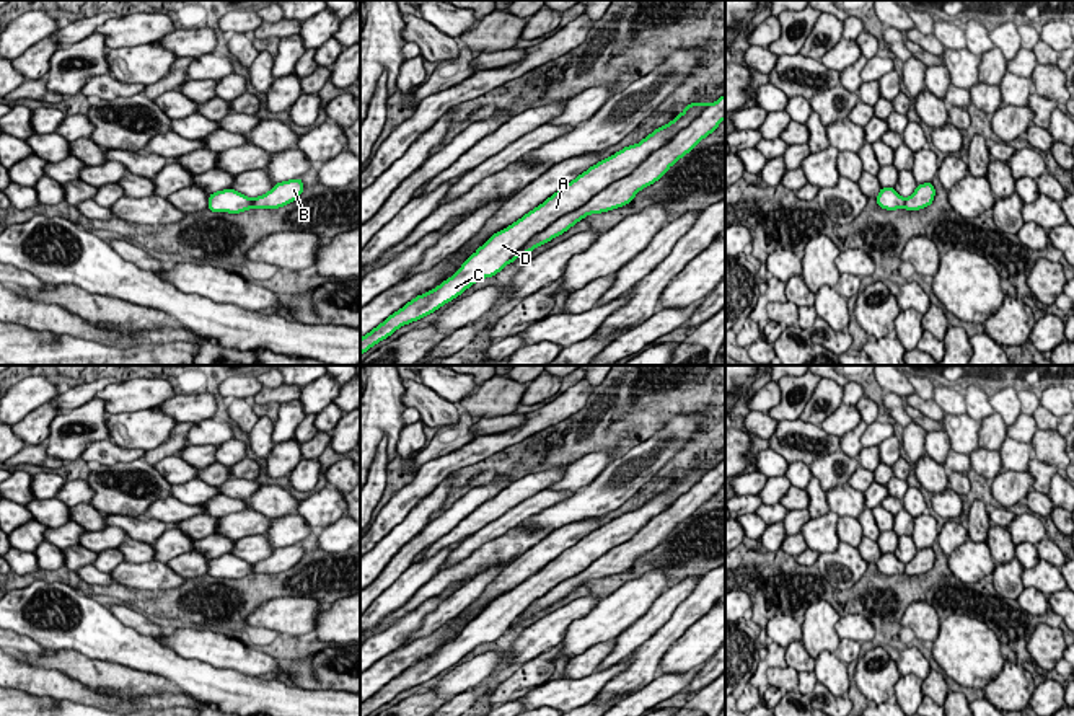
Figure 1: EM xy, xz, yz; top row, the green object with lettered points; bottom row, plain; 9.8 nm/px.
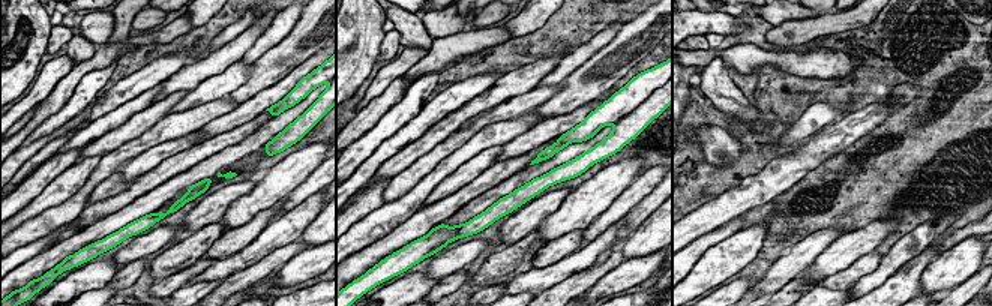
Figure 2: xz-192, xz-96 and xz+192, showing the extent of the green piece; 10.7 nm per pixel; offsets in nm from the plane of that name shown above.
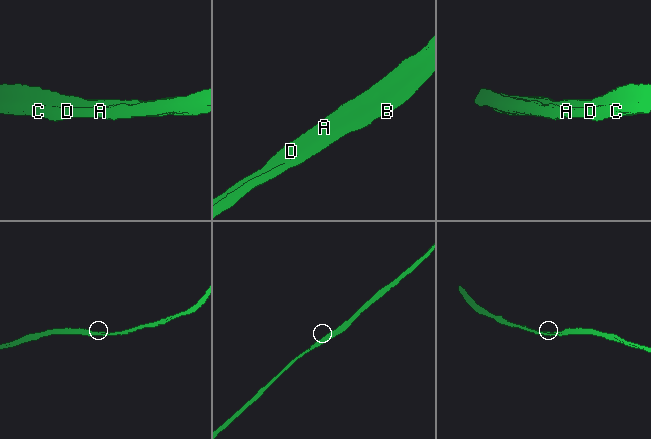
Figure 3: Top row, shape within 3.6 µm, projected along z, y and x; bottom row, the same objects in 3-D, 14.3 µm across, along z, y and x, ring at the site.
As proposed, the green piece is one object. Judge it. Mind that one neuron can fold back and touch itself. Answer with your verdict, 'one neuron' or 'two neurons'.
two neurons

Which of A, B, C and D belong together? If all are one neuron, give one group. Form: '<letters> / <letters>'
A C D / B

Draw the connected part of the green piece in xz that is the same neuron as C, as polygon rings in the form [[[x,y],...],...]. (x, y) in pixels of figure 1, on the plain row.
[[[691,468],[671,488],[655,494],[639,509],[624,512],[618,519],[593,530],[574,546],[567,548],[541,571],[530,576],[510,592],[494,599],[487,608],[463,628],[453,643],[424,661],[417,661],[381,690],[360,703],[360,716],[368,716],[376,708],[391,701],[398,693],[420,685],[442,670],[456,664],[474,647],[500,638],[512,623],[536,599],[543,597],[559,582],[577,576],[611,548],[631,540],[652,517],[668,509],[680,496],[696,486],[711,468]]]

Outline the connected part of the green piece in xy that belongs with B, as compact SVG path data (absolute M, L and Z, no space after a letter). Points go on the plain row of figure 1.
M300 543L284 548L275 548L275 551L269 558L253 564L253 574L284 572L293 568L303 558L303 555L305 551Z

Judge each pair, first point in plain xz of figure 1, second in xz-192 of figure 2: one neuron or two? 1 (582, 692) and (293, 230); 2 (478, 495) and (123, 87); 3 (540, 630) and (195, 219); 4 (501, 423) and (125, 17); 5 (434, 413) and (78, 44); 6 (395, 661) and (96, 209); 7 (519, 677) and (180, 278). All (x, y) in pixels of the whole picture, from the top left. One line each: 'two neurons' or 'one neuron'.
1: one neuron
2: one neuron
3: one neuron
4: two neurons
5: one neuron
6: one neuron
7: two neurons

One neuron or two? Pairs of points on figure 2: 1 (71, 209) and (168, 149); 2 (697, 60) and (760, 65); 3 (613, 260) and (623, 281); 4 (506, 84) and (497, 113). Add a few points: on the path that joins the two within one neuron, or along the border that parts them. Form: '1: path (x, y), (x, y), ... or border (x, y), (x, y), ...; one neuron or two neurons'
1: border (122, 165), (119, 170); two neurons
2: path (712, 53), (745, 57); one neuron
3: border (623, 260), (589, 288); two neurons
4: border (532, 89), (509, 96), (489, 110); two neurons

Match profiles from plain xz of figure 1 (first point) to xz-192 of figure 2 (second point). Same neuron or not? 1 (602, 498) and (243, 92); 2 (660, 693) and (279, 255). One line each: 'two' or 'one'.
1: one
2: two

